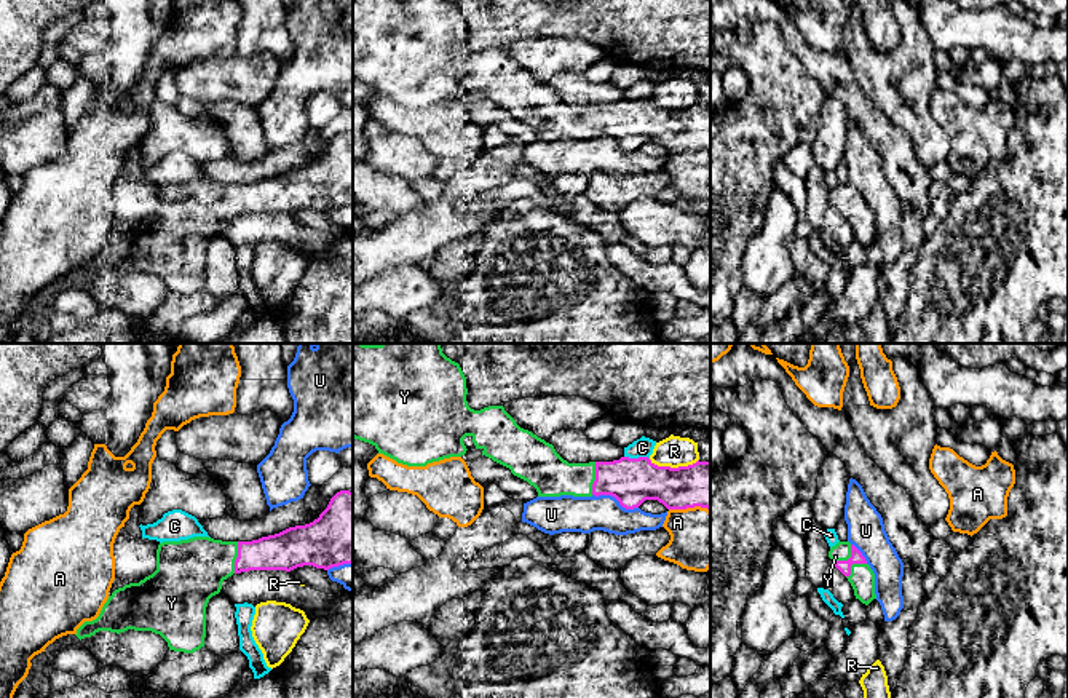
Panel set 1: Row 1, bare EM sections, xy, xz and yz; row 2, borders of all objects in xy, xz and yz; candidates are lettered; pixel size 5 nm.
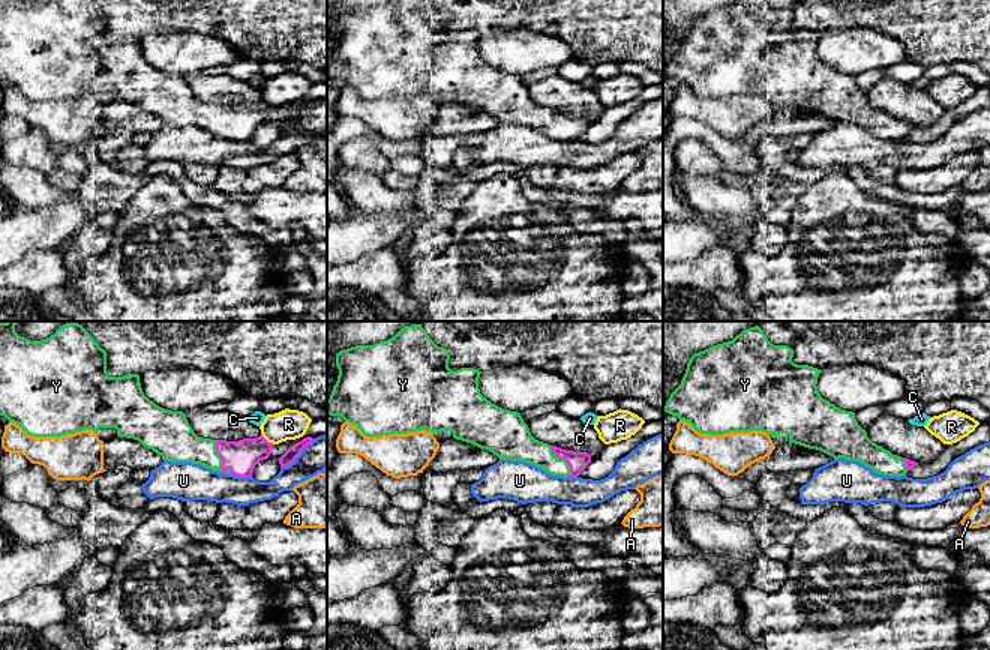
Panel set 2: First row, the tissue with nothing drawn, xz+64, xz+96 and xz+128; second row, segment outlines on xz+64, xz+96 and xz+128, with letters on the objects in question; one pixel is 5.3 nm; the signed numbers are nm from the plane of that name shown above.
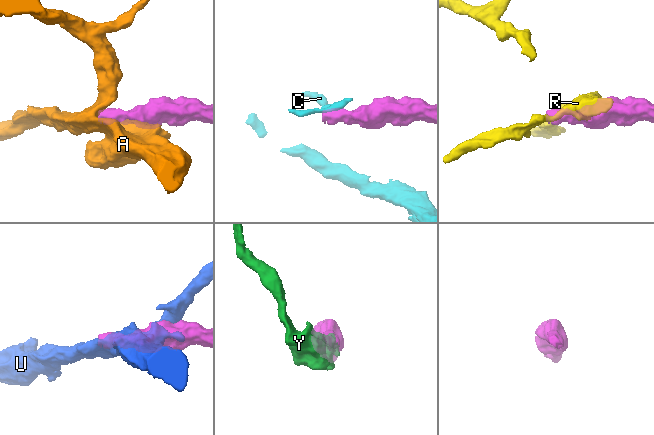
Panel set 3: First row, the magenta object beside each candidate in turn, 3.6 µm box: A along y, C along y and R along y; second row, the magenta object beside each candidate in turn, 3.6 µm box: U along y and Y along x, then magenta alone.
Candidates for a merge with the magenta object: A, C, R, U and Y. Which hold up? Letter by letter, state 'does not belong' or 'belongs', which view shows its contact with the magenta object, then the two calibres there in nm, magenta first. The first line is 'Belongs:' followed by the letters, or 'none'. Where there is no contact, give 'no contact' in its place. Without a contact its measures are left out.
Belongs: Y
A: does not belong; contact in xz; calibres 240 and 300 nm
C: does not belong; contact in xz; calibres 240 and 100 nm
R: does not belong; contact in xz; calibres 240 and 160 nm
U: does not belong; contact in xz; calibres 240 and 180 nm
Y: belongs; contact in xz; calibres 240 and 200 nm

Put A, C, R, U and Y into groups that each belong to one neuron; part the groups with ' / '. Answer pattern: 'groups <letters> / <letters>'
groups A / C / R / U / Y

